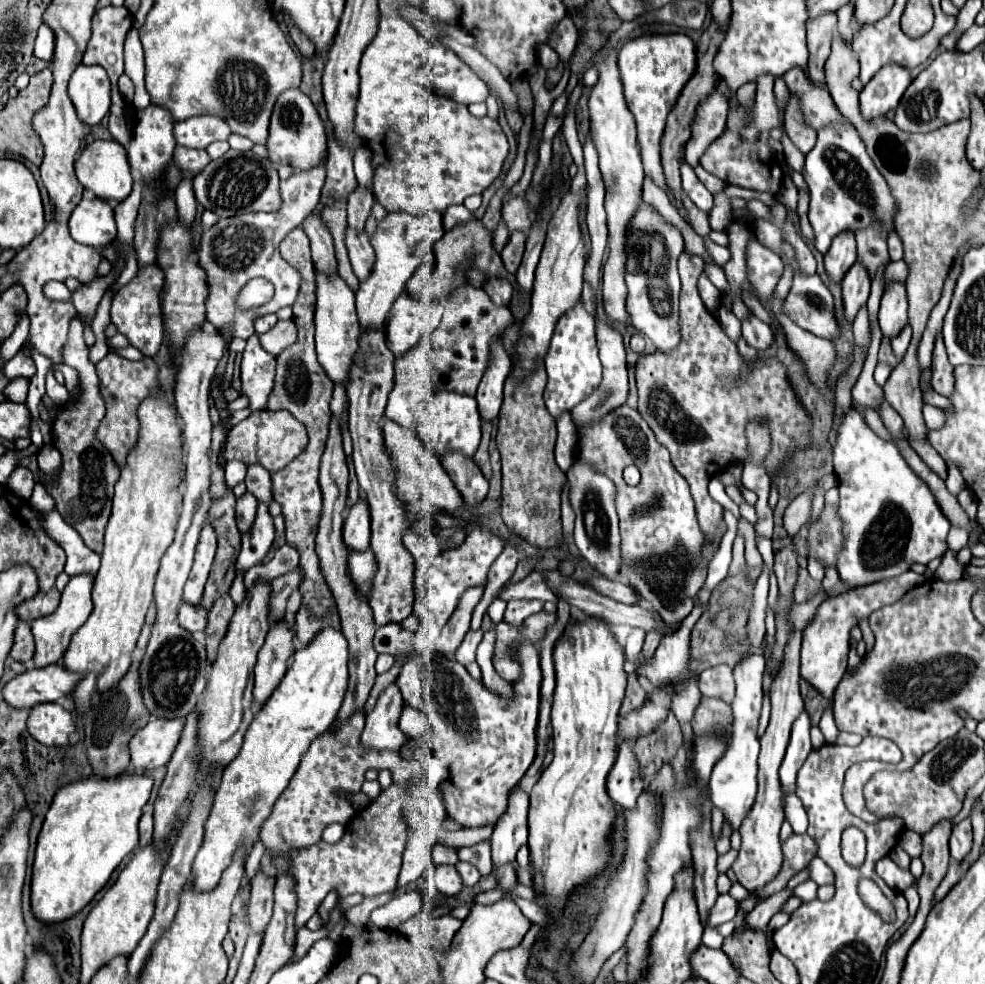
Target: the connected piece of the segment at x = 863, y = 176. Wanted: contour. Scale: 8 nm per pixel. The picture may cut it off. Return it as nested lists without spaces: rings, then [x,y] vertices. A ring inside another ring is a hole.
[[[843,123],[841,127],[829,125],[817,131],[817,145],[805,155],[803,177],[811,191],[809,221],[815,231],[815,247],[819,253],[825,255],[837,235],[845,231],[857,233],[861,229],[867,229],[867,225],[871,225],[873,221],[879,221],[889,229],[889,255],[903,257],[903,243],[895,229],[895,197],[891,195],[889,183],[869,159],[861,137],[849,123]]]

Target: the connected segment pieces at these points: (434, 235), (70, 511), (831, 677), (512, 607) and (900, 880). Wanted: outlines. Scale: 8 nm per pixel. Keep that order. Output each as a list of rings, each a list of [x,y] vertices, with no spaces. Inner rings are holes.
[[[397,211],[397,213],[389,213],[379,223],[379,229],[371,237],[373,249],[377,253],[377,263],[373,267],[373,275],[367,281],[363,281],[357,291],[357,315],[359,315],[363,333],[381,329],[385,325],[385,319],[389,315],[393,301],[405,289],[407,279],[421,265],[423,255],[433,249],[433,245],[443,237],[443,233],[445,231],[441,225],[441,215],[437,215],[437,211],[429,211],[427,215],[421,215],[421,217],[409,215],[405,211]]]
[[[73,317],[69,323],[67,343],[63,345],[63,363],[77,369],[83,385],[83,401],[79,405],[67,403],[59,407],[59,413],[53,421],[53,443],[63,455],[63,479],[59,473],[59,485],[47,491],[53,495],[61,517],[83,537],[85,545],[91,551],[101,553],[107,519],[111,515],[113,485],[119,479],[119,469],[105,453],[105,447],[95,439],[97,423],[105,415],[105,403],[99,395],[99,379],[95,373],[95,365],[89,361],[89,347],[83,341],[83,325],[79,317]]]
[[[907,571],[901,579],[887,579],[885,583],[873,583],[873,587],[861,587],[861,591],[847,591],[841,597],[829,597],[819,607],[811,623],[803,629],[801,641],[801,677],[811,683],[825,699],[833,699],[833,693],[847,671],[847,653],[849,653],[849,631],[859,619],[869,617],[873,611],[899,601],[915,585],[923,583],[923,575]]]
[[[511,599],[507,603],[507,611],[505,611],[505,621],[507,623],[521,623],[521,619],[527,619],[529,615],[537,613],[543,609],[543,601],[537,599]]]
[[[883,857],[875,863],[875,871],[877,875],[895,891],[905,891],[905,887],[913,885],[913,875],[911,871],[903,871],[901,867],[897,867],[897,863],[893,863],[889,857]]]

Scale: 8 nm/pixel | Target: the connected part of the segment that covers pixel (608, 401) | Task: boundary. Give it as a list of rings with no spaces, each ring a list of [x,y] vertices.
[[[595,315],[597,321],[597,347],[599,347],[599,357],[601,357],[601,365],[603,365],[603,381],[601,387],[597,387],[597,391],[593,391],[593,395],[589,395],[589,399],[585,399],[585,403],[579,403],[573,409],[573,419],[577,425],[587,423],[587,421],[597,421],[601,417],[605,417],[609,411],[613,411],[613,407],[619,407],[625,403],[627,399],[627,363],[625,363],[625,347],[623,347],[623,337],[607,323],[601,323],[599,317]]]

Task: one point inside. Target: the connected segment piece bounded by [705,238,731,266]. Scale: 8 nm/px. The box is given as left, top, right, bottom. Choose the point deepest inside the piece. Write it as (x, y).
(720, 254)

